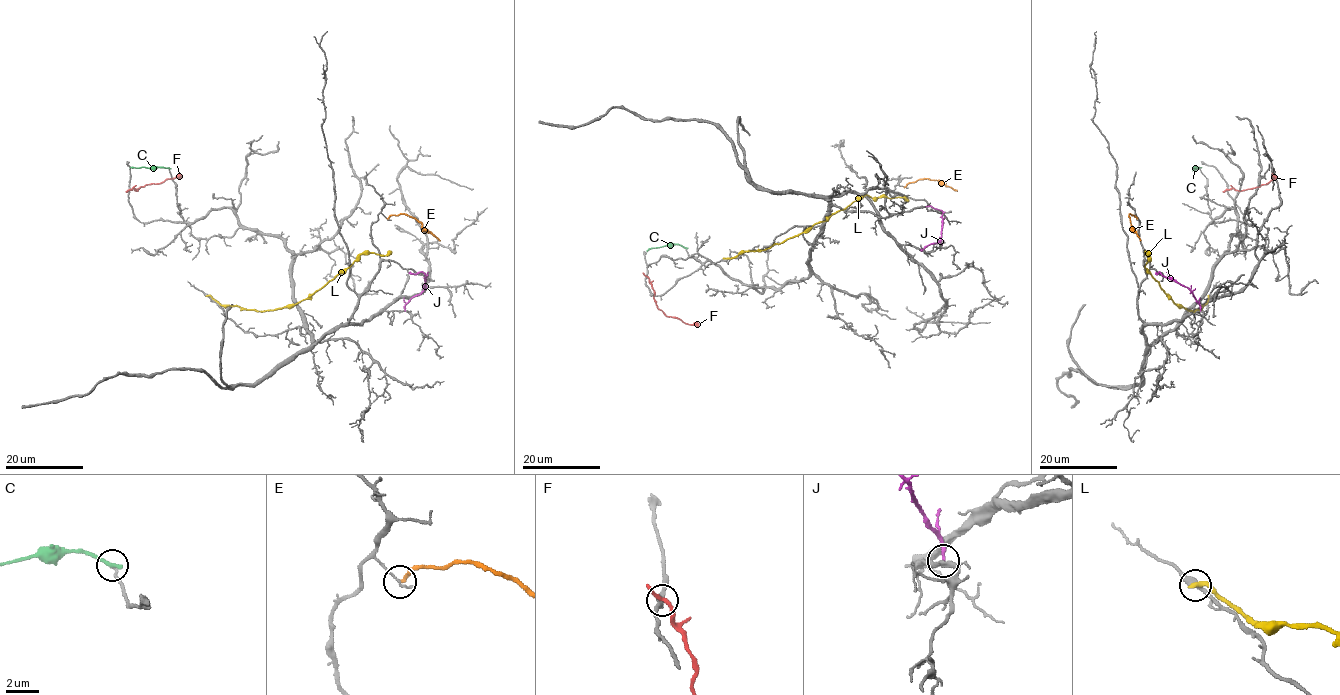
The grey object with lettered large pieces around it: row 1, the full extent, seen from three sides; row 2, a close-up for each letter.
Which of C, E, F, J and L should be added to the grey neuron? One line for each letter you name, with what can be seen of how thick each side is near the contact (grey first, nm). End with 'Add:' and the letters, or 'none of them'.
Add: none of them

